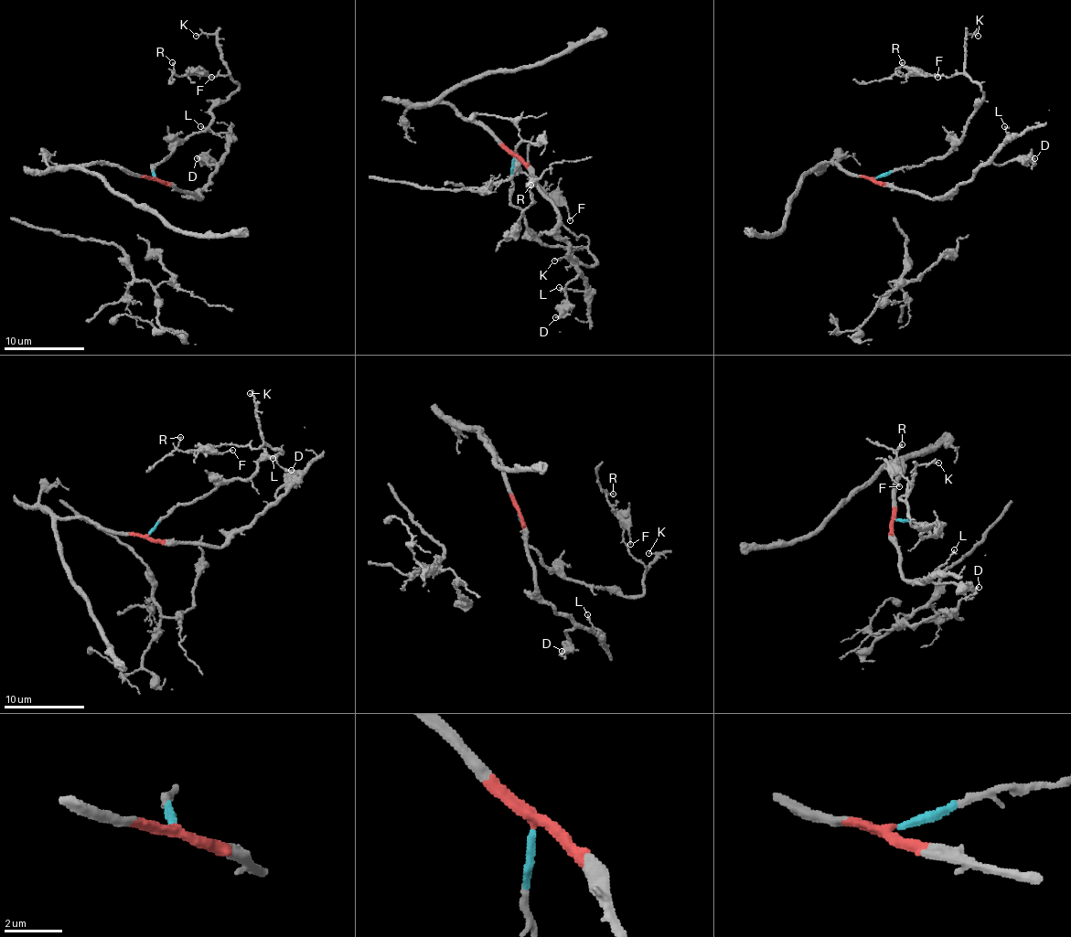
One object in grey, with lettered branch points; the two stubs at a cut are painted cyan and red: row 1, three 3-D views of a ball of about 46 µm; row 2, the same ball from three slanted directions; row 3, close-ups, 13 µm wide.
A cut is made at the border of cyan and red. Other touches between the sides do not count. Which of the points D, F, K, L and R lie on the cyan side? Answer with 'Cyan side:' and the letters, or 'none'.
Cyan side: F, K, R

